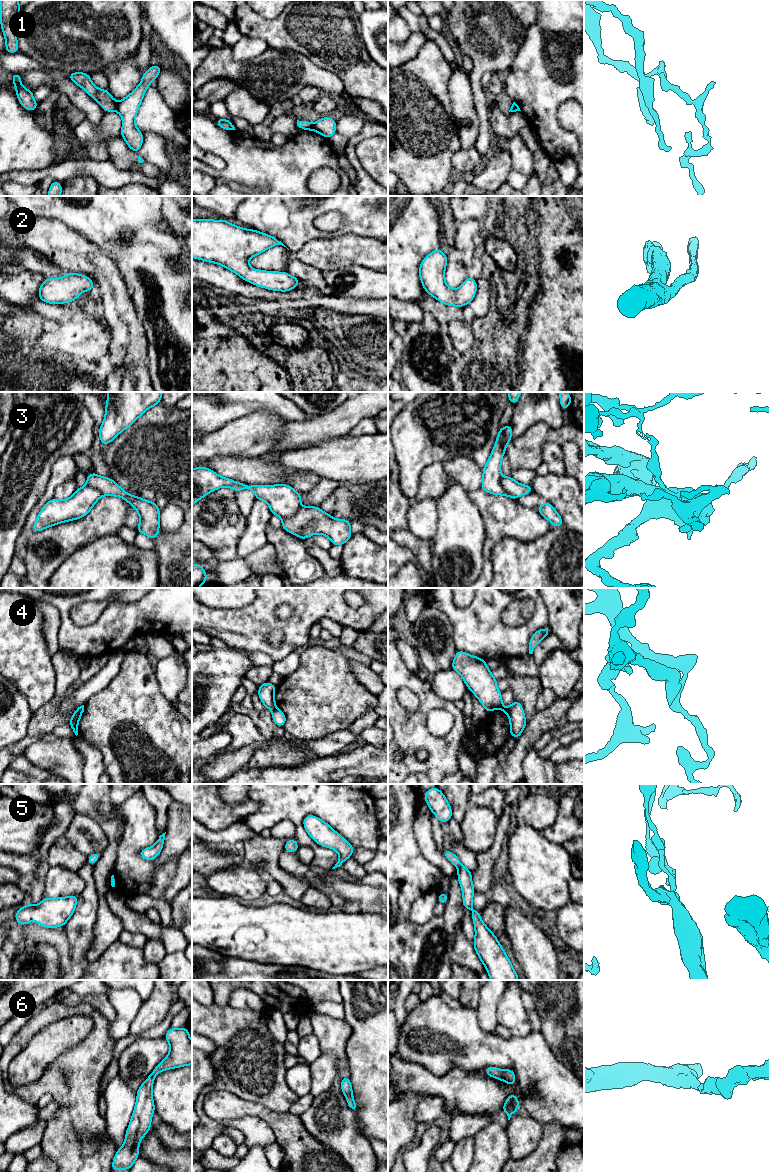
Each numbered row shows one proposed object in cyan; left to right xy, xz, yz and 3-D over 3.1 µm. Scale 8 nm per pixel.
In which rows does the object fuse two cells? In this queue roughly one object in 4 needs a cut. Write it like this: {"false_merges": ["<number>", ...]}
{"false_merges": ["1", "3", "4"]}

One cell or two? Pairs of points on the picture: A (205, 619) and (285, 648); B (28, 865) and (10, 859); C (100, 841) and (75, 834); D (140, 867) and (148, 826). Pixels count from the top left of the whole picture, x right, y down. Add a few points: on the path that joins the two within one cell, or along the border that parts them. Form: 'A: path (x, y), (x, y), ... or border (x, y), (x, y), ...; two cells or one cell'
A: path (225, 624), (236, 628), (244, 628), (265, 647); one cell
B: path (24, 864), (14, 861); one cell
C: path (94, 840), (85, 834), (81, 834); one cell
D: path (133, 857), (133, 841), (138, 836); one cell

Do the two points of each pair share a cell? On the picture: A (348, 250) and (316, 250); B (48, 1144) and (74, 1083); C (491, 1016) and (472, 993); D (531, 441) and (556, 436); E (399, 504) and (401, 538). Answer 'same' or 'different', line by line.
A: same
B: same
C: different
D: different
E: different

